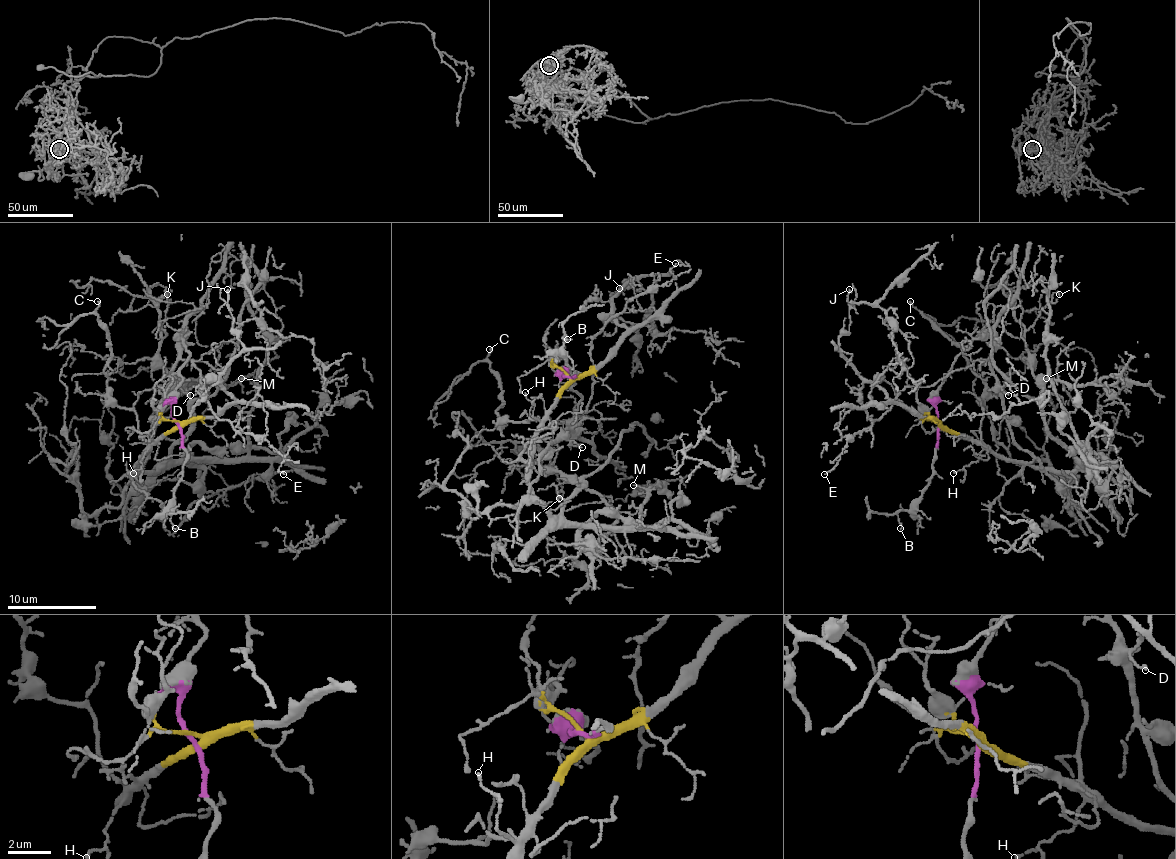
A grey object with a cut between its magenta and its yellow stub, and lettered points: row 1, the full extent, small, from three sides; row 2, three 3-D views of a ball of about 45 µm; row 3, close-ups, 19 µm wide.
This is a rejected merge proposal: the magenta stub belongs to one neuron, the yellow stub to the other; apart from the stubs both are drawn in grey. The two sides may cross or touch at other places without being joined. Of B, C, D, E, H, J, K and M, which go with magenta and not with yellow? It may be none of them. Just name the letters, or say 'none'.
B, D, E

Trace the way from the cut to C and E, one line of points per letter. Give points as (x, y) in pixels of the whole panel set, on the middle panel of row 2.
C: (571, 377), (558, 402), (542, 418), (500, 424), (495, 413), (502, 402), (500, 377), (486, 357), (489, 348)
E: (569, 377), (580, 402), (573, 431), (591, 395), (591, 342), (629, 302), (669, 284), (676, 264)

